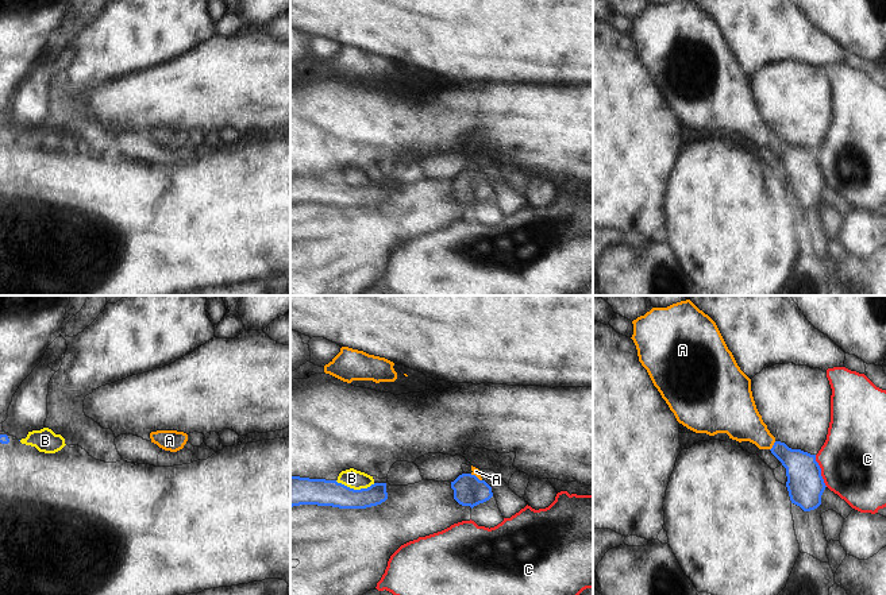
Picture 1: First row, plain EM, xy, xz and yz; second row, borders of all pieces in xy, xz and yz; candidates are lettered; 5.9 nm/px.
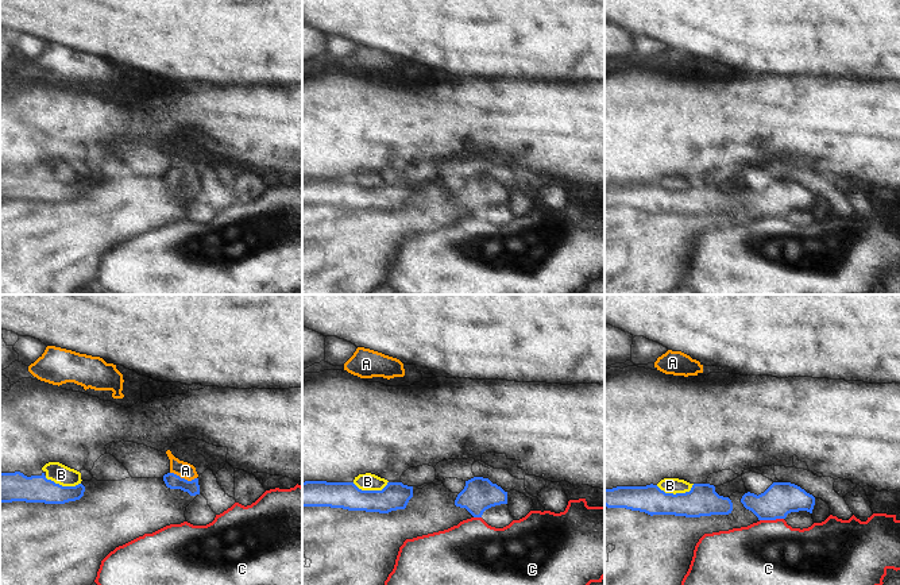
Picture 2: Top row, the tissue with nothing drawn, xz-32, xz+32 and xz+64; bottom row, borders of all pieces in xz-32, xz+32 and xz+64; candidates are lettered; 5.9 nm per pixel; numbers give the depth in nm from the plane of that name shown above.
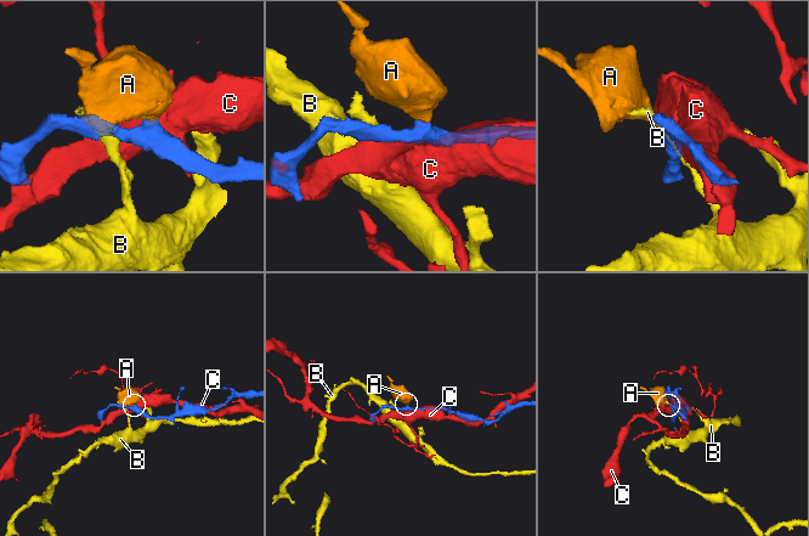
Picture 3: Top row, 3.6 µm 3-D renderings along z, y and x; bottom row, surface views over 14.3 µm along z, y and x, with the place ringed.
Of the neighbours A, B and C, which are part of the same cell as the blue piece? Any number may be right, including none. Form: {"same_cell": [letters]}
{"same_cell": ["A"]}

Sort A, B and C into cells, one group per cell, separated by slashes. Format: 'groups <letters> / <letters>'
groups A / B / C

